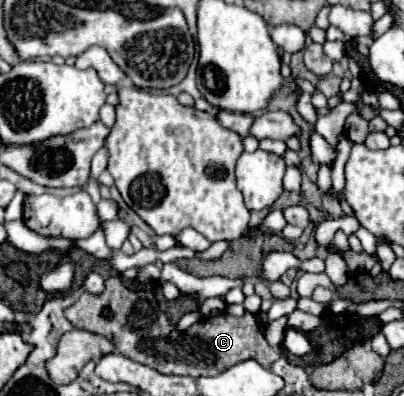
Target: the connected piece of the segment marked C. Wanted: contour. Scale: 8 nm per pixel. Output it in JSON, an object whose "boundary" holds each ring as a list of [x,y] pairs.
{"boundary":[[[112,276],[104,282],[102,294],[84,292],[80,300],[64,314],[74,328],[106,336],[122,356],[146,364],[162,374],[194,378],[216,376],[248,358],[256,360],[264,368],[270,368],[280,358],[280,354],[266,342],[262,324],[254,314],[246,312],[244,316],[236,318],[222,312],[210,318],[202,318],[188,330],[178,332],[166,314],[158,308],[158,302],[150,290],[130,290],[118,276]]]}

